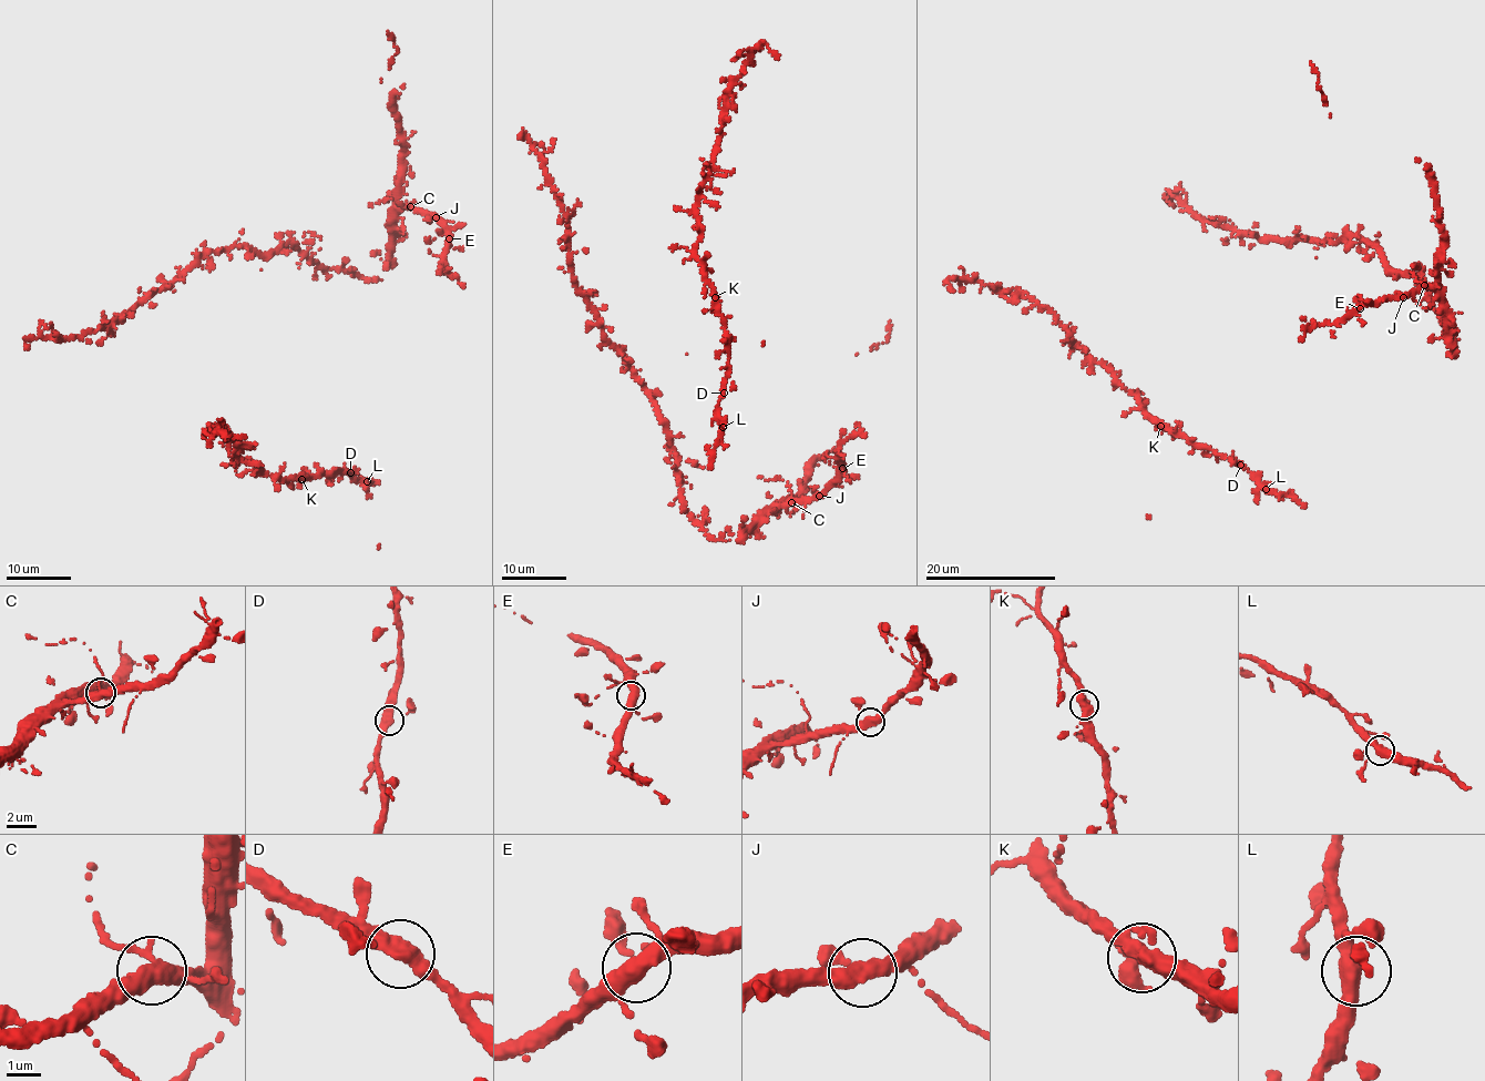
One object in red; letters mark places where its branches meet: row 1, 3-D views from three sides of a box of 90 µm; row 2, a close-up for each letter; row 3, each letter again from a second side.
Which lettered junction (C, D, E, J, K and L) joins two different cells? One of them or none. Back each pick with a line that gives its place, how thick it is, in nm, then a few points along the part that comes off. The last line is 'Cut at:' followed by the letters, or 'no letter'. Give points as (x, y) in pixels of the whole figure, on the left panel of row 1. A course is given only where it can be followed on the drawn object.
Cut at: no letter

